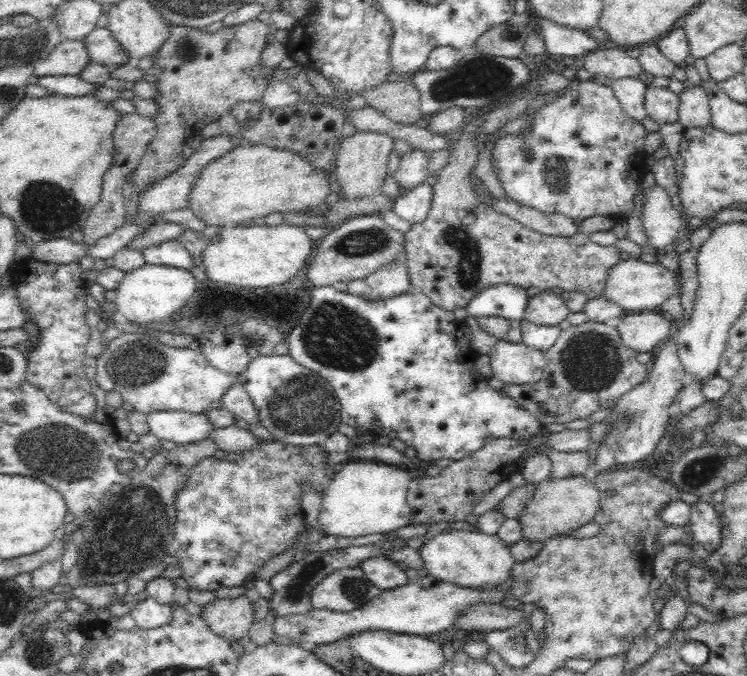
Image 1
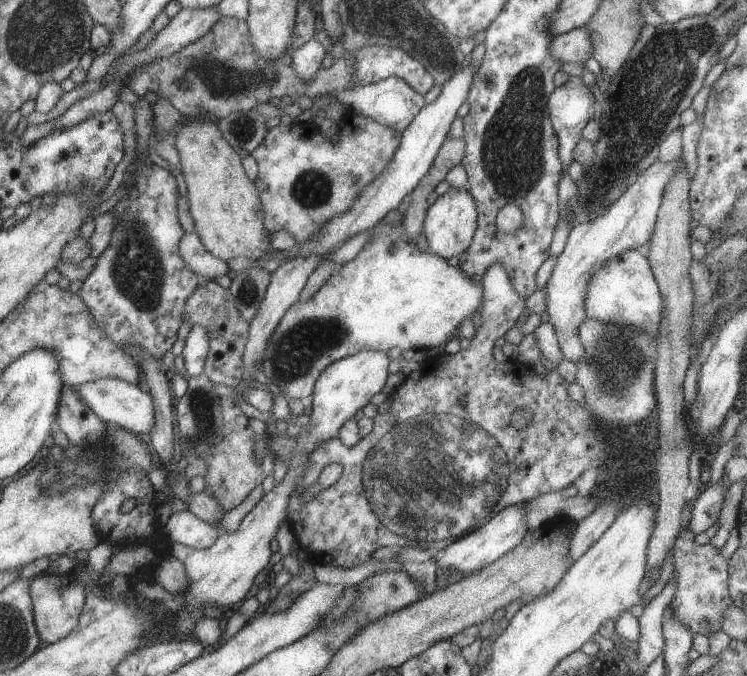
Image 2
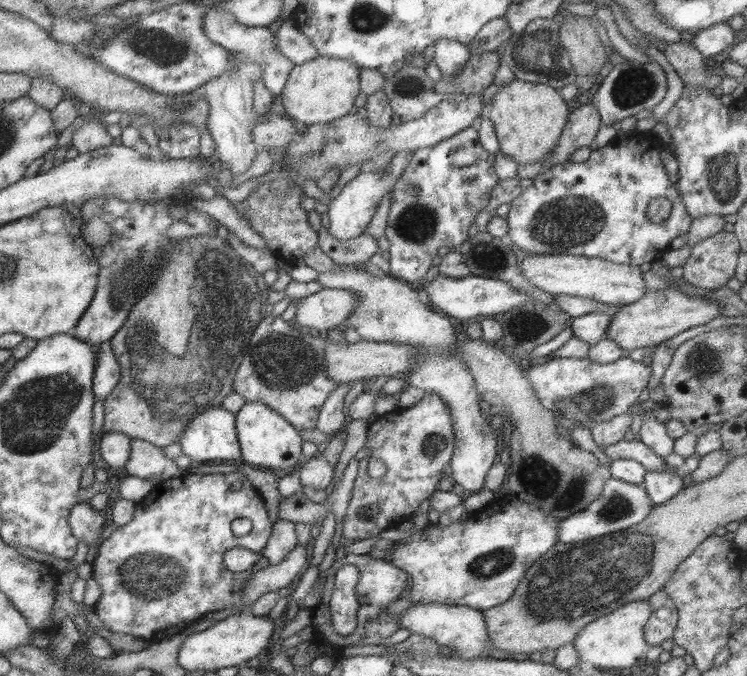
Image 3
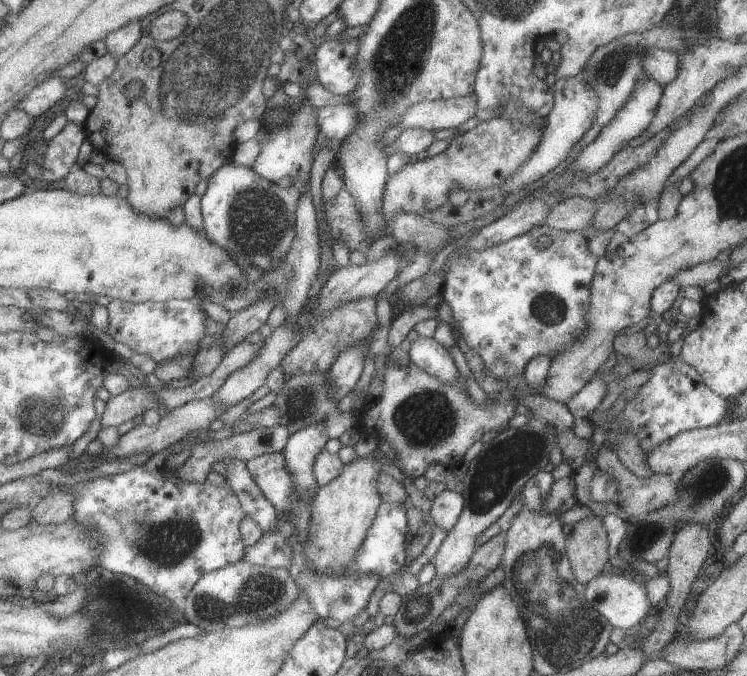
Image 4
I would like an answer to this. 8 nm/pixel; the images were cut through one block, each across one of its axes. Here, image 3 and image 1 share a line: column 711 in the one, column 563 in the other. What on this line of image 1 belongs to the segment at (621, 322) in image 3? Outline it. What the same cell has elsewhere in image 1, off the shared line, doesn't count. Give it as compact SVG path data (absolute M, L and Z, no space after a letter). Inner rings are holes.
M542 291L529 298L523 318L537 325L554 326L569 313L564 300L553 291Z

